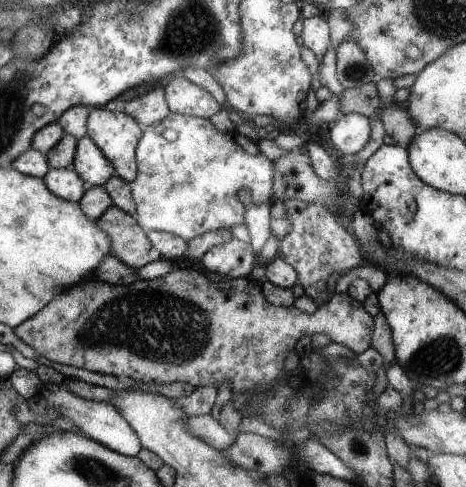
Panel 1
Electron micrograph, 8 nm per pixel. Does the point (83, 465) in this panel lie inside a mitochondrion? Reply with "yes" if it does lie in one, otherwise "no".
yes

